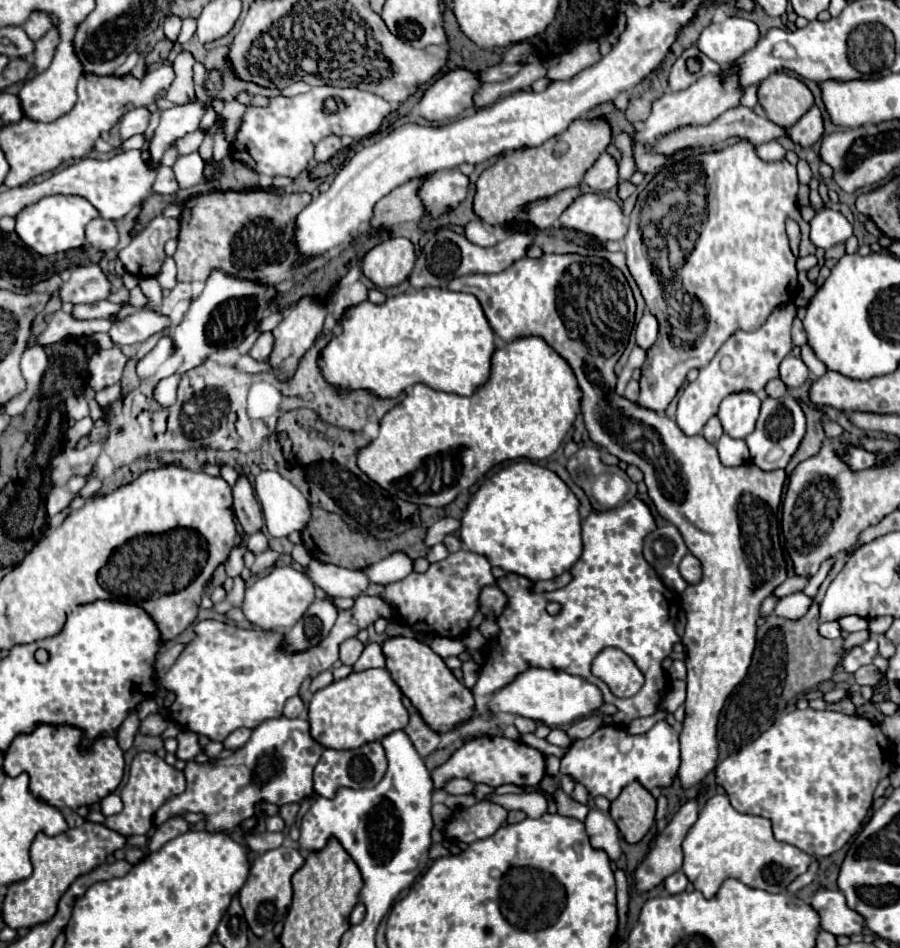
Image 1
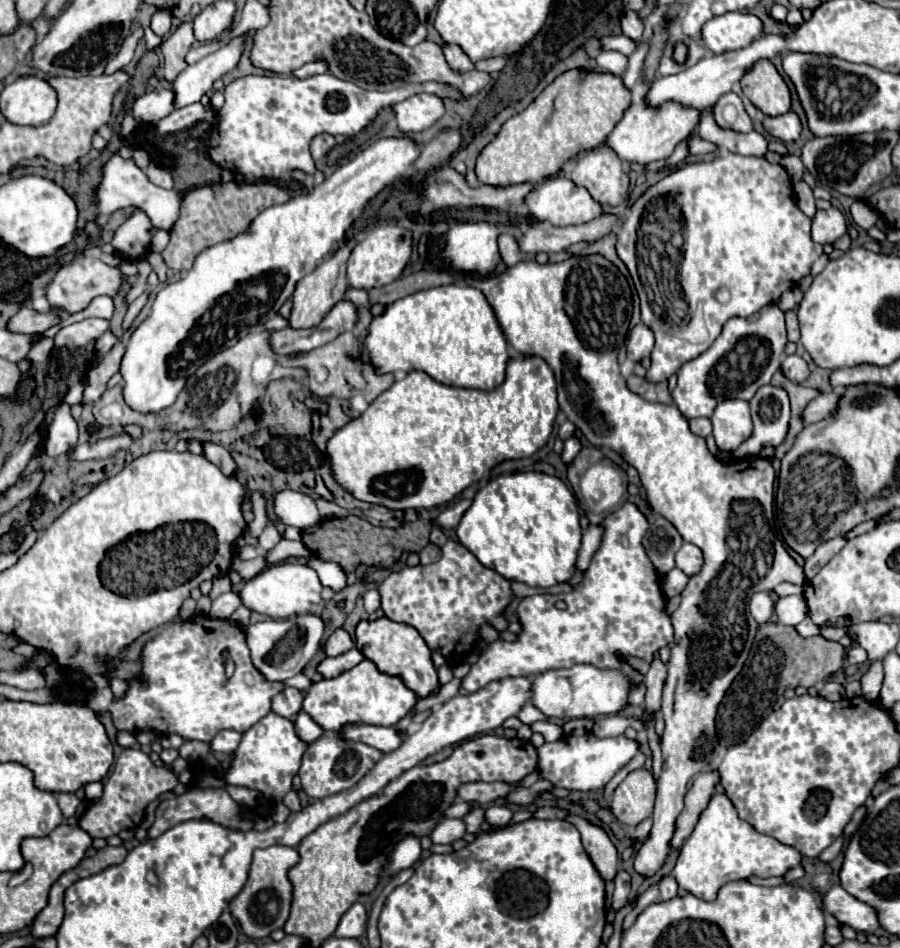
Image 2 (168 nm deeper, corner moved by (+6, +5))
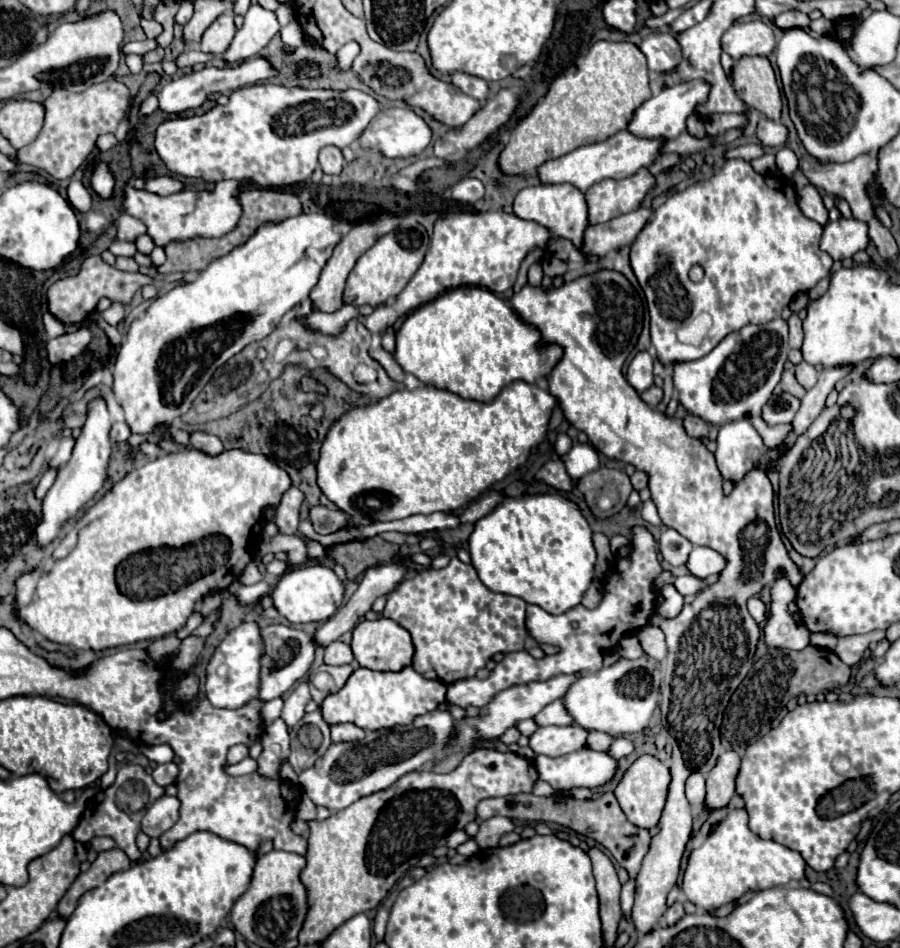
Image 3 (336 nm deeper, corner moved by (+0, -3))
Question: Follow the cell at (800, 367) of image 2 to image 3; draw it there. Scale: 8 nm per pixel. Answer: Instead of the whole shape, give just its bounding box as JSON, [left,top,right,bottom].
[794,362,818,390]

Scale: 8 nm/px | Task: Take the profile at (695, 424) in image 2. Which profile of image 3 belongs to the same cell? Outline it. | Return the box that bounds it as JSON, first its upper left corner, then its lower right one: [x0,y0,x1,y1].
[684,416,708,438]

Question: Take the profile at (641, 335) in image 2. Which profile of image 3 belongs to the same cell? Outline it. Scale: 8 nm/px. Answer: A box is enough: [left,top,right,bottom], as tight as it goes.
[626,352,654,394]

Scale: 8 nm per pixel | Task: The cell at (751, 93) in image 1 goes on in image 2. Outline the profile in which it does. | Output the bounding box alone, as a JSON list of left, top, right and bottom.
[700,108,768,156]

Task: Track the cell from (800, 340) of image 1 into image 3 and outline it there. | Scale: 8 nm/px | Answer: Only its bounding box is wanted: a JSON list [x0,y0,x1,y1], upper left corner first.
[788,314,802,348]

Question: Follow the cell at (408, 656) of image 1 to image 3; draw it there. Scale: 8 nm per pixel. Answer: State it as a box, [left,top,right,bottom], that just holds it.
[350,618,414,672]

